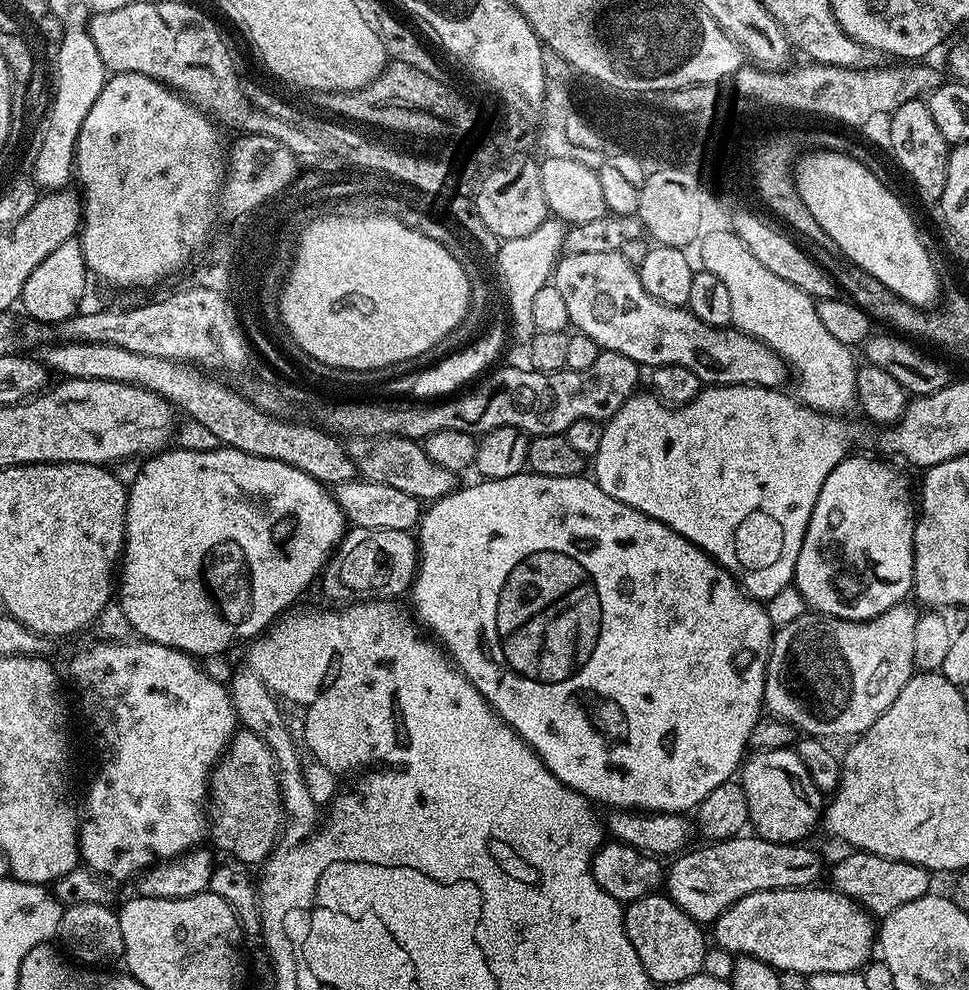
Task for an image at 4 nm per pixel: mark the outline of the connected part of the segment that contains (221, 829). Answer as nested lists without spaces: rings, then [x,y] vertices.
[[[241,727],[212,769],[210,840],[231,859],[241,860],[249,866],[260,866],[276,847],[285,819],[276,755],[261,736]]]

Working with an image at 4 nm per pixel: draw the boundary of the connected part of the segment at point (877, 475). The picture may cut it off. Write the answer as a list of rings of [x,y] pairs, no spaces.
[[[849,455],[847,460],[842,461],[826,478],[822,486],[822,494],[818,494],[818,502],[814,506],[814,514],[808,523],[808,529],[802,542],[802,550],[798,554],[798,562],[794,573],[794,587],[800,591],[805,605],[813,613],[822,616],[833,616],[839,620],[869,620],[886,614],[896,604],[903,604],[909,599],[912,592],[912,579],[914,578],[914,530],[918,515],[917,505],[914,503],[914,488],[908,485],[908,480],[892,464],[884,460],[871,460],[868,456]]]

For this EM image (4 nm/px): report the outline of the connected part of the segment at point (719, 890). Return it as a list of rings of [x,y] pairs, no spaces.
[[[755,834],[732,836],[729,840],[717,840],[703,845],[705,848],[693,847],[683,854],[677,855],[666,868],[666,895],[691,920],[701,926],[715,922],[734,902],[746,898],[746,894],[754,894],[762,890],[778,890],[779,888],[806,888],[817,883],[820,876],[820,856],[803,843],[779,844],[762,839]]]

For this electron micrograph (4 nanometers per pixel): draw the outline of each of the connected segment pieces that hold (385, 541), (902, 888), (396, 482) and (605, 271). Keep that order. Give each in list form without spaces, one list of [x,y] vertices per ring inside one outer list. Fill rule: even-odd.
[[[349,527],[328,561],[326,576],[337,580],[356,598],[400,598],[412,587],[418,567],[418,540],[412,532]]]
[[[852,850],[849,853],[849,856],[842,857],[833,866],[831,887],[858,902],[873,917],[889,916],[894,910],[898,910],[898,906],[906,906],[906,902],[914,902],[929,895],[930,873],[927,868],[910,862],[891,860],[885,856],[875,856],[872,852]]]
[[[354,436],[347,441],[346,447],[363,479],[394,486],[394,490],[402,490],[402,494],[410,494],[415,500],[440,500],[458,487],[457,473],[446,470],[446,466],[438,466],[438,462],[430,462],[423,443],[405,436]]]
[[[623,252],[610,254],[565,255],[557,263],[554,283],[566,302],[568,323],[576,332],[586,334],[598,342],[606,352],[626,354],[635,364],[651,370],[662,366],[686,366],[698,374],[701,385],[751,384],[757,388],[779,389],[784,379],[789,379],[790,369],[777,352],[766,347],[760,340],[747,336],[735,327],[715,328],[702,322],[687,307],[664,304],[654,298],[642,286],[639,271],[630,263]]]

